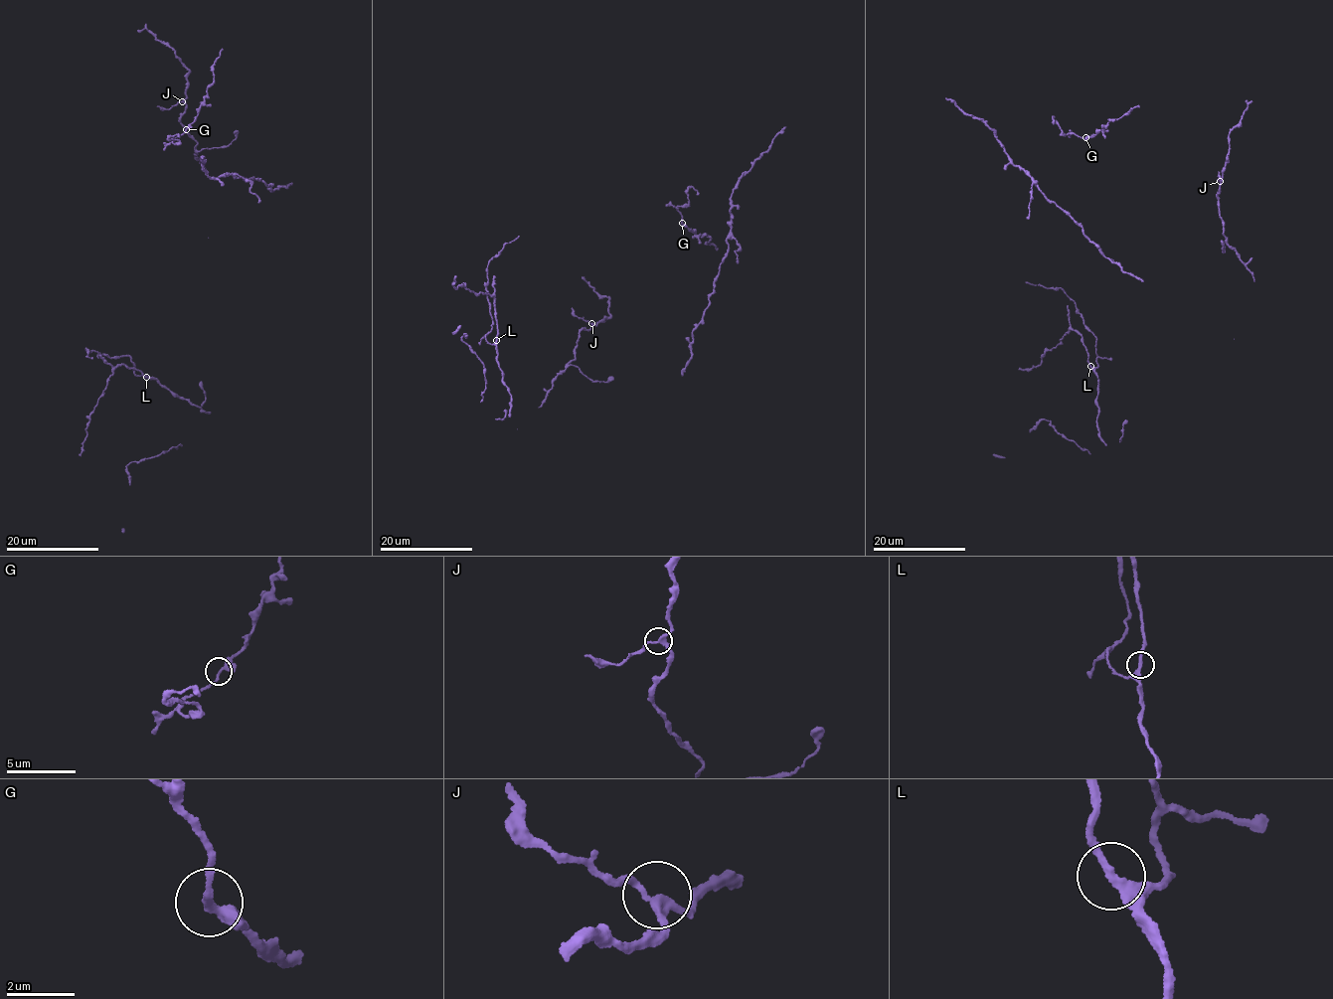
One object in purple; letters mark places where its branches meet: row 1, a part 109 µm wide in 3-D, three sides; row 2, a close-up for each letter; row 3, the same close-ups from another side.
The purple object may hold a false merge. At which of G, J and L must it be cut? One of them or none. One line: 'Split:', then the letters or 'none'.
Split: none

